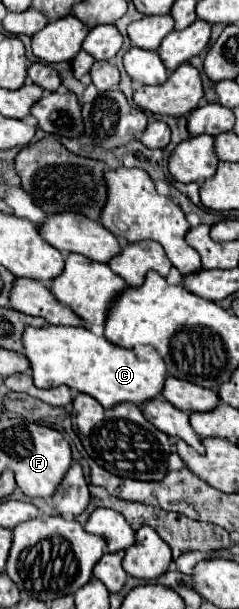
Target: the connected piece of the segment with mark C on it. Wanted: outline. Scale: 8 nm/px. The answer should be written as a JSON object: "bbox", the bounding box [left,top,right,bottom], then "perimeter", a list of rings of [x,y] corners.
{"bbox":[22,327,166,407],"perimeter":[[[26,327],[22,335],[24,355],[30,361],[30,371],[36,387],[50,389],[68,385],[80,393],[86,393],[100,401],[102,407],[116,403],[136,403],[154,399],[160,395],[166,379],[164,359],[154,347],[118,347],[106,337],[96,337],[86,327]]]}

